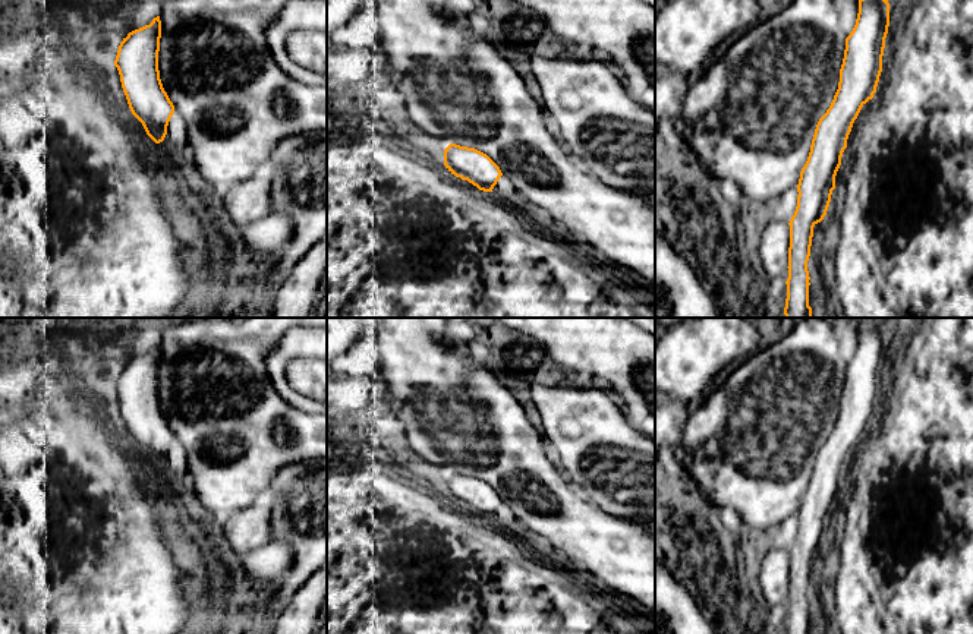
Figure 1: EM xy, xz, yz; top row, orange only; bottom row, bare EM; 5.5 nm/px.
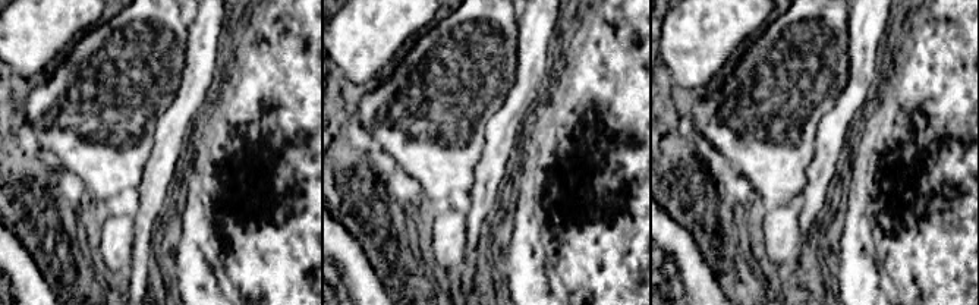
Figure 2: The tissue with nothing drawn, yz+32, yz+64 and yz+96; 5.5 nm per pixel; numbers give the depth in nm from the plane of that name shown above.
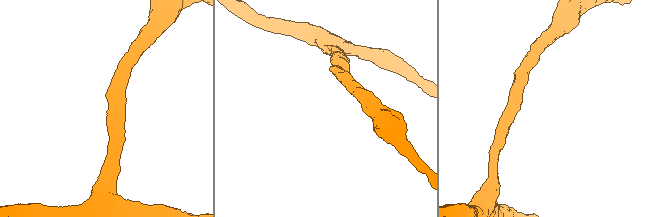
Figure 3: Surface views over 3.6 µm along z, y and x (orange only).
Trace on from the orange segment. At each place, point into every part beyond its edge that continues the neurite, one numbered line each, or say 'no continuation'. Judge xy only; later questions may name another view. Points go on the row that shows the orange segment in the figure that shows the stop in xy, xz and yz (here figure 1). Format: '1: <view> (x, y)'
no continuation

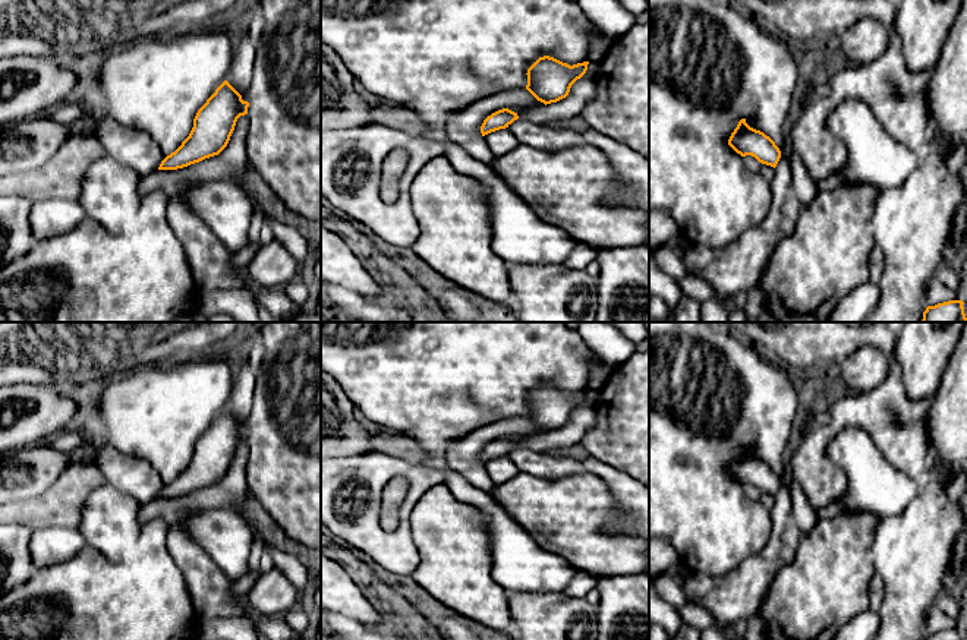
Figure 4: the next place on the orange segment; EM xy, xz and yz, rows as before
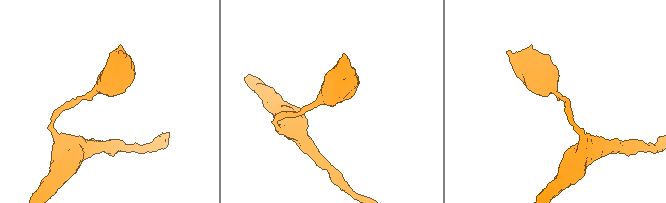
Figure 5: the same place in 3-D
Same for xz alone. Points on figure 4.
no continuation

